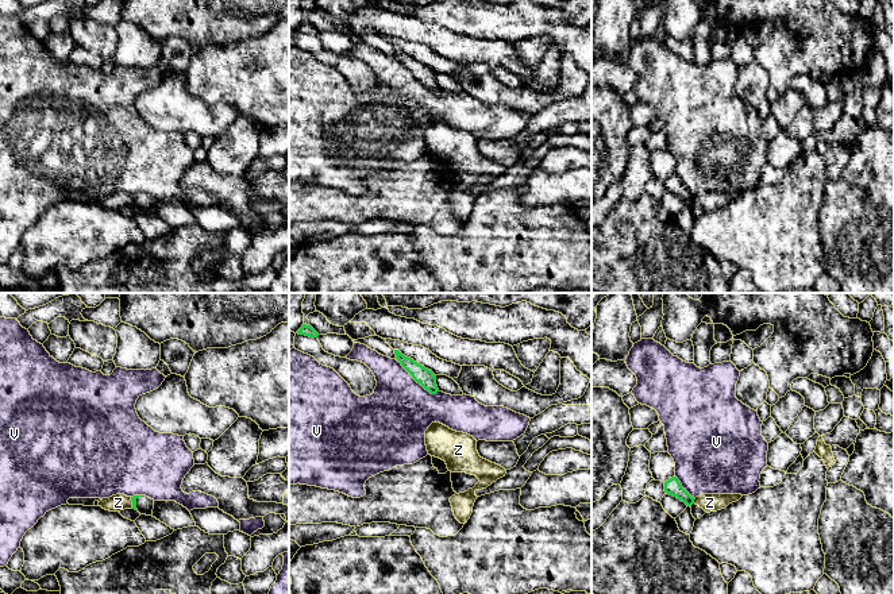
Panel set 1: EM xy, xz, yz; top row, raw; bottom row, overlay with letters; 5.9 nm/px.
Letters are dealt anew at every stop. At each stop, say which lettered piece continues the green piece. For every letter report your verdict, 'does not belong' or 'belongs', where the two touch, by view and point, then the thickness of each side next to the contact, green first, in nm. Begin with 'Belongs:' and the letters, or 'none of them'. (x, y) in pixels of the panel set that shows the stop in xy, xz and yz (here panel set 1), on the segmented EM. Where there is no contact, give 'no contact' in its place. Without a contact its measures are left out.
Belongs: none of them
V: does not belong; meets green in xz at (416, 381); 100 nm thick on the green side, 400 nm on the other
Z: does not belong; meets green in yz at (693, 501); 100 nm thick on the green side, 110 nm on the other

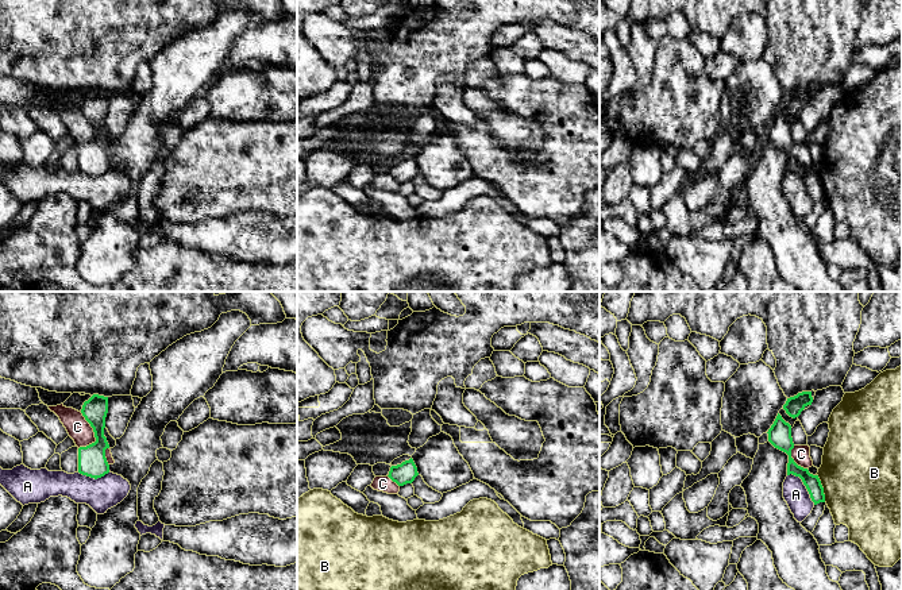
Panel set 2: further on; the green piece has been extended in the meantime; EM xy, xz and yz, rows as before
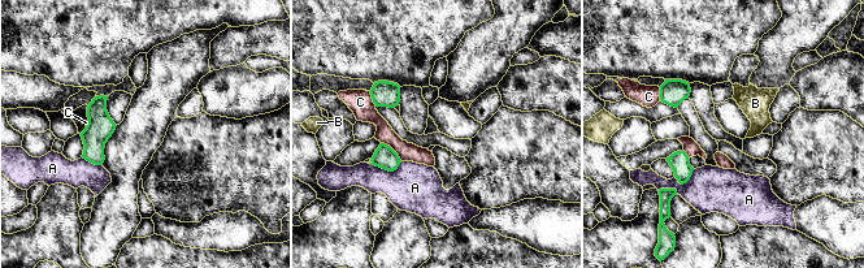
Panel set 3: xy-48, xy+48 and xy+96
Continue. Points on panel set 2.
Belongs: none of them
A: does not belong; meets green in yz at (804, 484); 90 nm thick on the green side, 150 nm on the other
B: does not belong; meets green in yz at (823, 488); 90 nm thick on the green side, 500 nm on the other
C: does not belong; meets green in xy at (95, 435); 170 nm thick on the green side, 140 nm on the other

